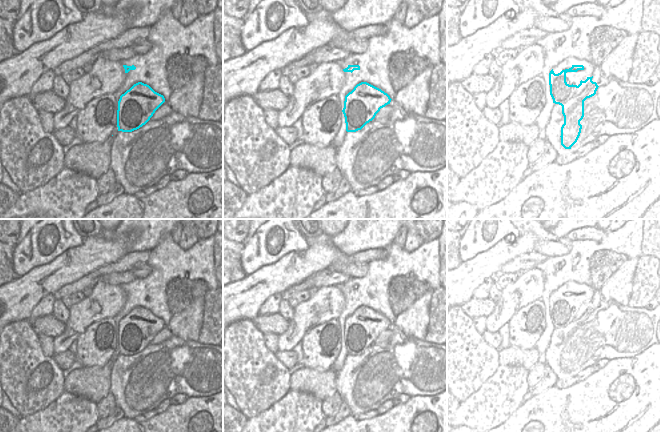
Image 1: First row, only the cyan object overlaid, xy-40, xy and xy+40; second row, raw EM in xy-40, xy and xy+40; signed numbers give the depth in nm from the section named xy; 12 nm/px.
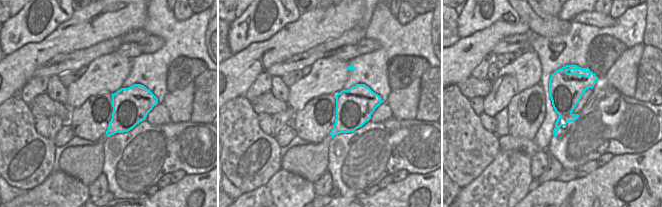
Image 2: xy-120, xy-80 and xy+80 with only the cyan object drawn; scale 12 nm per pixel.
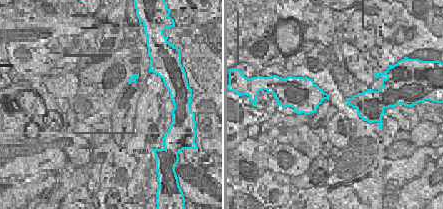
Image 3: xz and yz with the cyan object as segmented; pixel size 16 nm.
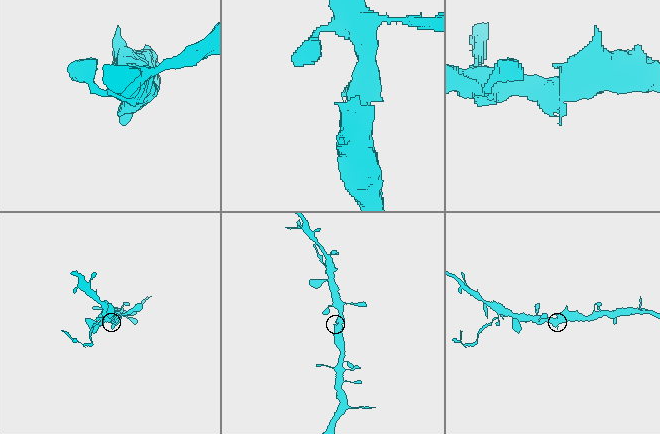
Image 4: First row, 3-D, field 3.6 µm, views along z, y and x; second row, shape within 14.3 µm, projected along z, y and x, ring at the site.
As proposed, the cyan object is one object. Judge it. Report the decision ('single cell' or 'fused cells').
single cell

